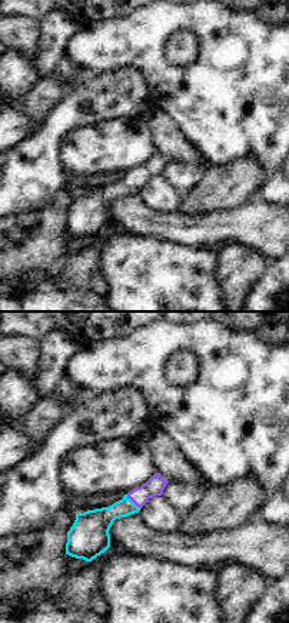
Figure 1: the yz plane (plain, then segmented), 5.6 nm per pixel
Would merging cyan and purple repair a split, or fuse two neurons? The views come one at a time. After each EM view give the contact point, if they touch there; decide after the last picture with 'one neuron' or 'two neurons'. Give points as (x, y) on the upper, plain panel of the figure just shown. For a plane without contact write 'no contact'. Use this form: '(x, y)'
(132, 182)

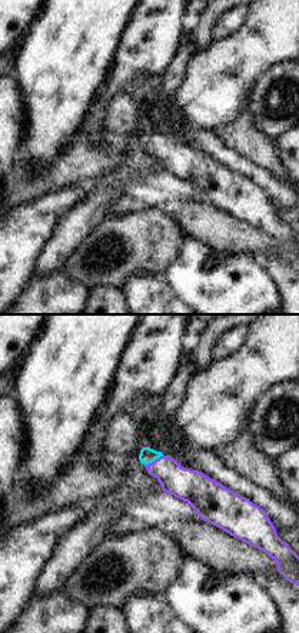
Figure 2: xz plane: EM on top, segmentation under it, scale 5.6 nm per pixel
(155, 139)

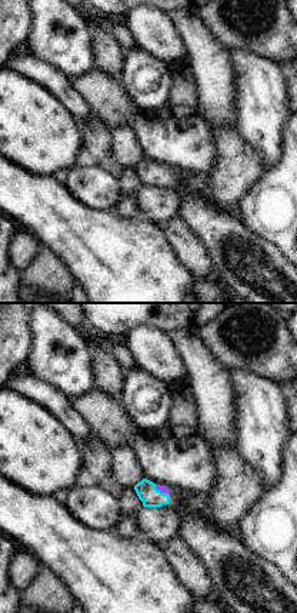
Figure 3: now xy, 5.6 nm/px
(159, 170)

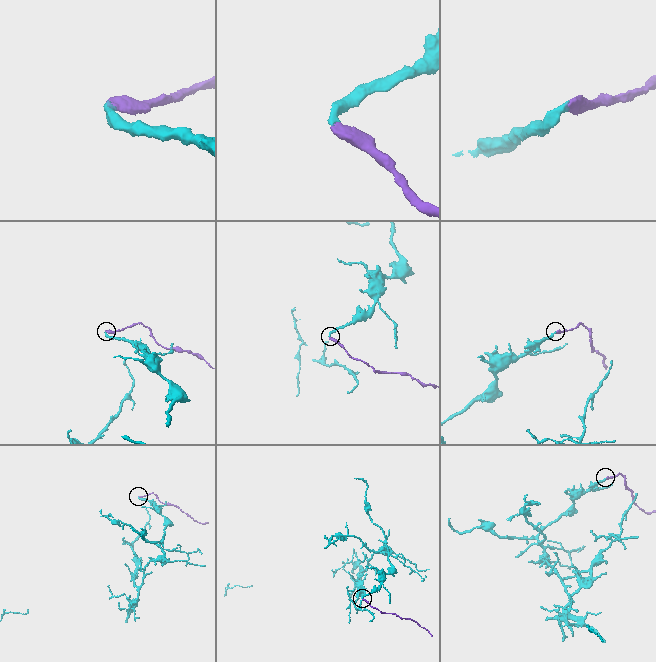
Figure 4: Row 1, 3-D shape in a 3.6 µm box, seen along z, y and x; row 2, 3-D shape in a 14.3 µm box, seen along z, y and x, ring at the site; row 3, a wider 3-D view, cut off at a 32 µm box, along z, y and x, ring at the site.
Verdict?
one neuron

